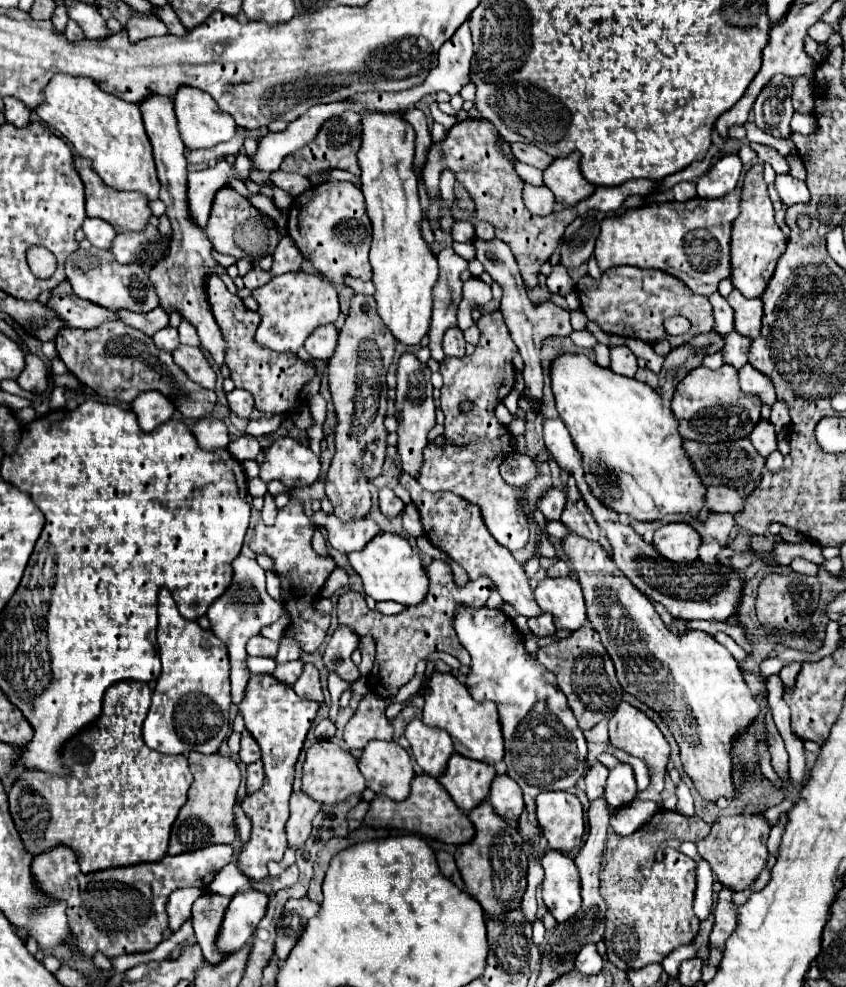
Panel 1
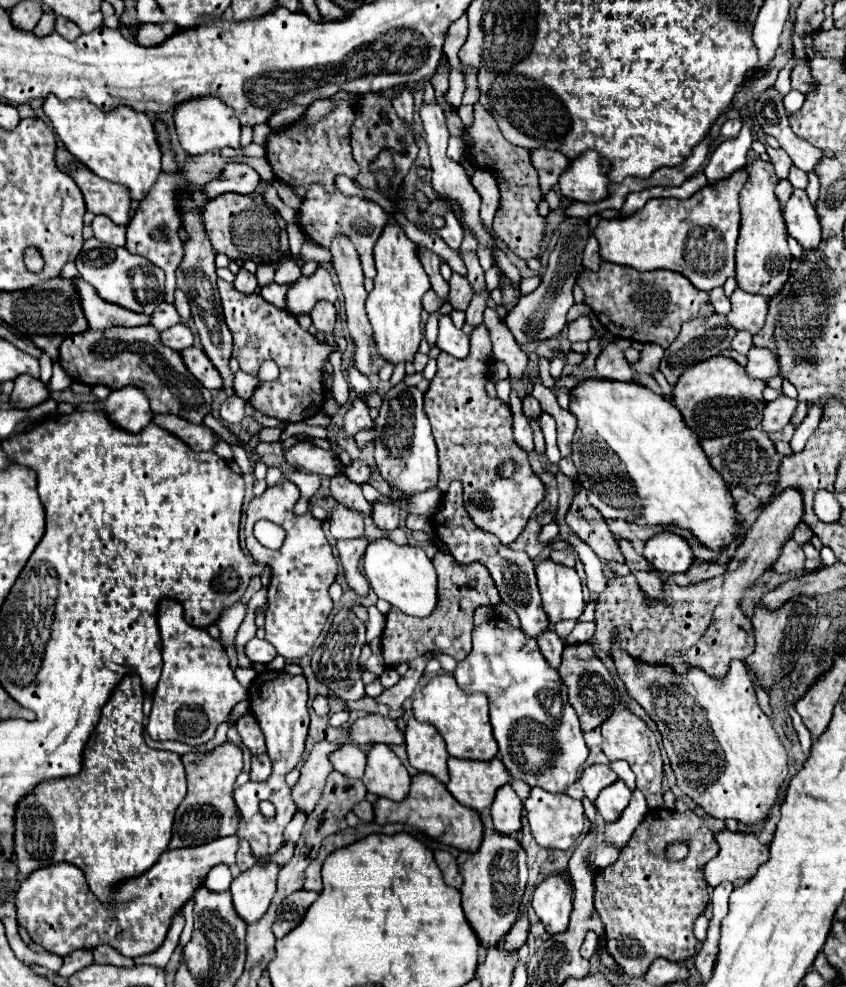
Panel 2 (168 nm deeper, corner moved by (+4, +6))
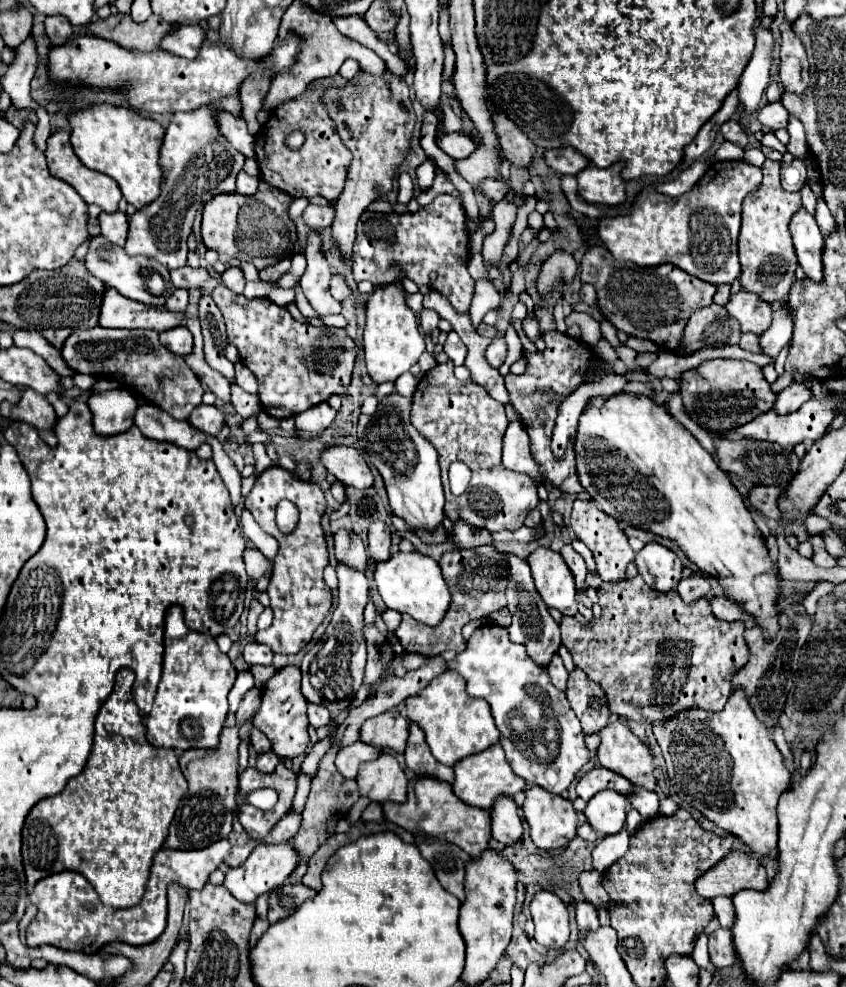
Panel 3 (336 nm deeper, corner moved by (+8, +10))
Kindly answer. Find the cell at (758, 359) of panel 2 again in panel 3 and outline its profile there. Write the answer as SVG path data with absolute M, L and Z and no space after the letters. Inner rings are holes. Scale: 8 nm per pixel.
M782 304L778 310L774 310L774 320L766 332L760 334L760 348L762 354L776 358L784 346L788 346L792 338L792 324L790 324L790 312L786 312L786 304Z

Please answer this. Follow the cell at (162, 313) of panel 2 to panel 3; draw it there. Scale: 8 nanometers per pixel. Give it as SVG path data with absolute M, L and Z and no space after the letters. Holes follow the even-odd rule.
M176 290L166 300L166 310L170 310L170 312L184 312L186 306L188 306L188 292L186 290Z

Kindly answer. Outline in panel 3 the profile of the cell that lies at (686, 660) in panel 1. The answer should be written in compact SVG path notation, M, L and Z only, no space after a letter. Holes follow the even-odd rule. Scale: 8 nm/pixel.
M742 688L732 690L722 712L710 712L698 706L686 708L672 718L662 722L654 722L654 736L666 760L668 778L676 794L700 810L708 820L716 822L726 832L738 836L756 856L776 858L776 842L778 842L778 820L776 820L776 804L780 794L790 786L790 772L782 764L782 754L778 752L774 740L770 738L768 728L756 718L752 706Z

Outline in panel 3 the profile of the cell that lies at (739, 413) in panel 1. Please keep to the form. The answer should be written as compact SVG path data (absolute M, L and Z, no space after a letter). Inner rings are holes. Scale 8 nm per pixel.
M706 360L696 370L686 370L680 378L680 396L686 414L708 432L728 432L772 410L774 392L760 368L746 360Z

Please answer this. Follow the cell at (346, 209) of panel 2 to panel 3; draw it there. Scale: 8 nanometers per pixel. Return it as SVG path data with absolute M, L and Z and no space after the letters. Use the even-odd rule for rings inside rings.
M438 196L432 204L422 206L416 214L404 212L404 214L380 214L380 212L370 212L364 210L360 220L358 220L358 236L356 236L356 250L354 250L354 280L362 282L368 280L374 286L382 286L388 282L394 282L404 274L406 278L414 280L418 287L430 285L436 290L440 290L450 304L458 312L466 312L470 306L470 298L474 292L474 280L470 278L466 270L466 262L469 260L468 230L466 230L466 216L462 210L462 204L452 198L452 196ZM434 271L438 274L438 280L432 282L429 274Z

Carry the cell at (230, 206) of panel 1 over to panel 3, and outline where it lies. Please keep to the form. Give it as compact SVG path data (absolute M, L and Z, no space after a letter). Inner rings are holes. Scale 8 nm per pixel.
M218 194L206 202L202 214L202 240L206 248L218 252L220 262L230 260L250 260L258 270L280 262L292 250L296 238L296 228L290 222L286 210L282 216L276 216L266 204L254 196L238 194Z

